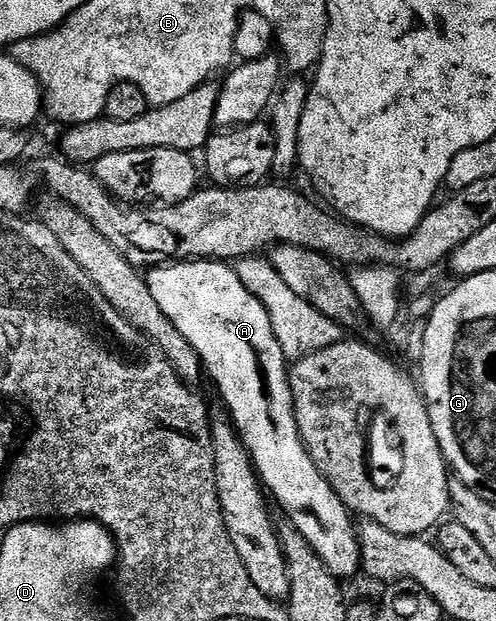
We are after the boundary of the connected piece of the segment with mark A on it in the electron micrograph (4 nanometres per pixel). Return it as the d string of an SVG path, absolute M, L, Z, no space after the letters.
M212 258L208 260L183 260L180 262L170 262L160 266L154 266L148 269L147 279L149 282L149 289L151 295L155 297L155 302L159 302L159 310L163 310L163 314L167 314L167 318L171 318L171 322L175 326L175 330L179 330L179 334L183 334L183 338L187 338L187 342L191 342L193 349L199 354L204 371L213 379L213 384L217 387L217 392L221 395L223 403L229 407L227 411L228 419L231 421L234 428L237 429L238 436L241 437L243 446L249 452L249 459L253 462L253 468L257 472L257 479L263 485L264 491L271 497L275 503L281 507L281 512L286 516L288 523L291 527L297 531L301 537L305 540L309 548L317 555L321 564L329 571L330 576L334 578L342 578L341 576L353 576L356 572L359 572L360 553L356 546L356 537L353 531L353 524L349 522L351 519L351 513L348 508L345 507L344 502L337 497L334 490L319 474L314 463L311 462L309 455L305 450L305 444L301 441L301 436L298 434L296 420L293 414L292 396L289 390L289 380L287 373L287 361L283 350L279 346L279 342L275 338L275 334L271 330L270 319L267 318L267 312L263 310L263 304L259 302L257 298L241 282L239 282L239 276L234 267L231 267L228 263L214 260Z

